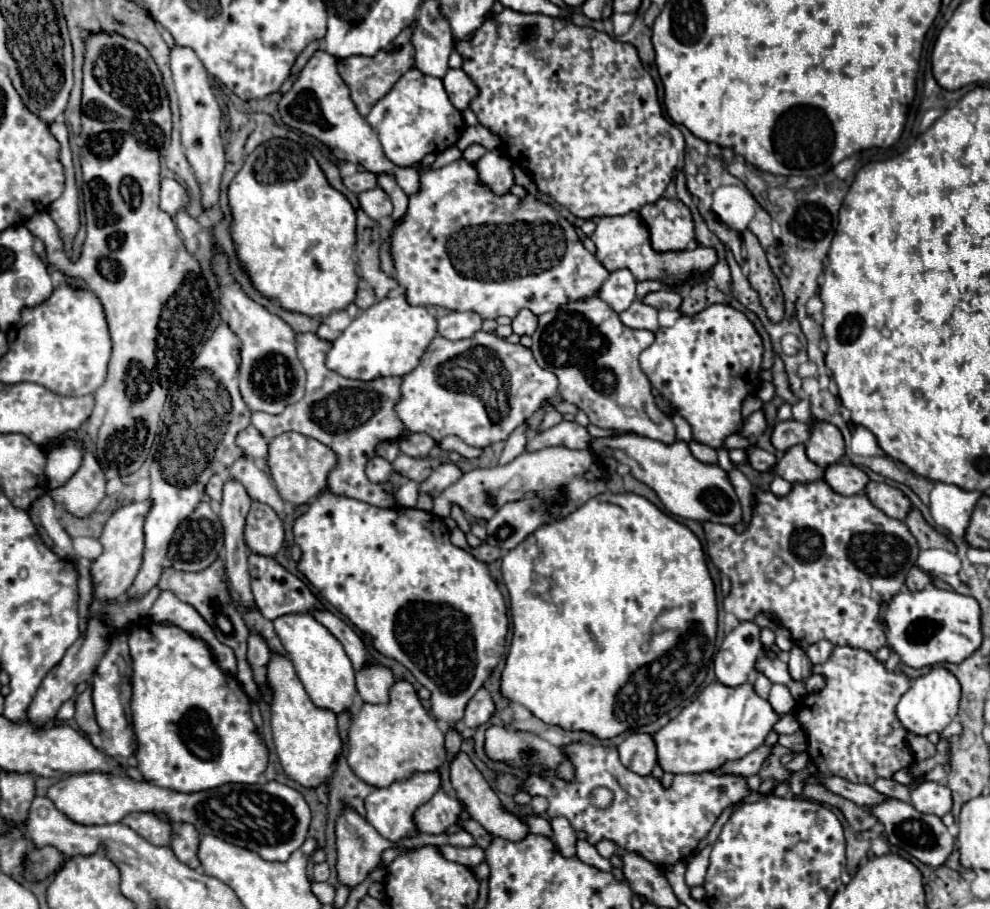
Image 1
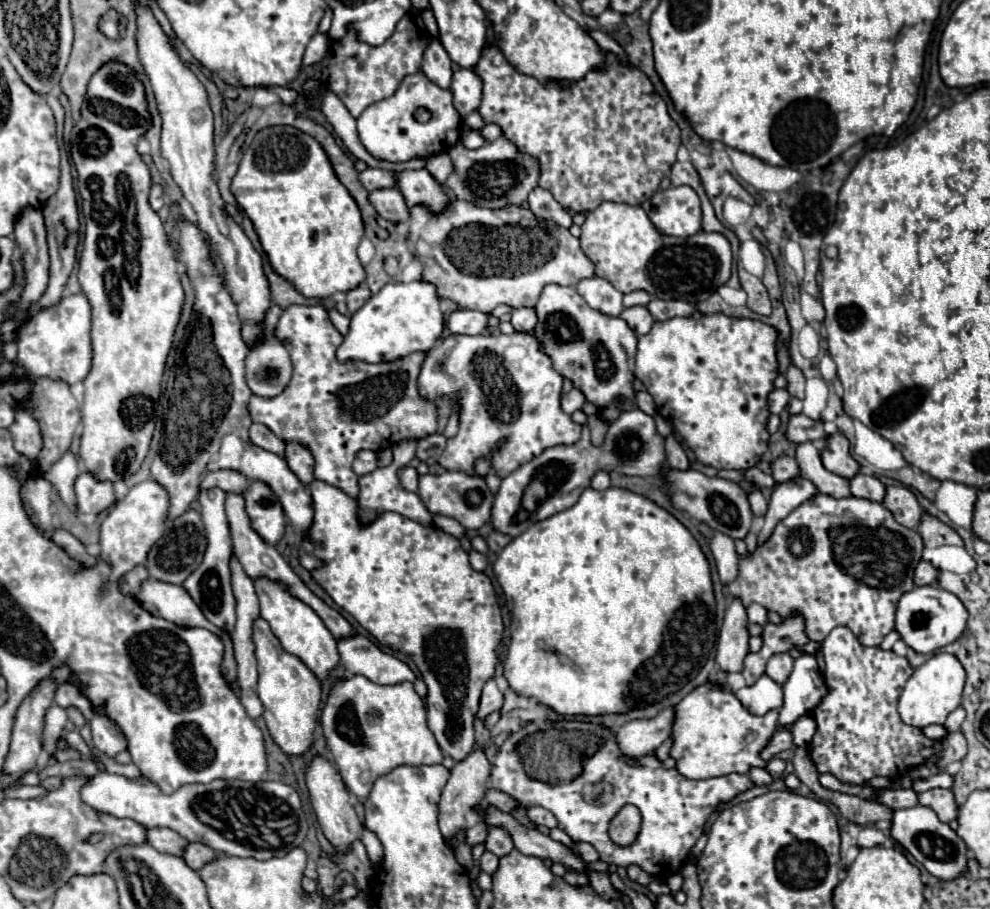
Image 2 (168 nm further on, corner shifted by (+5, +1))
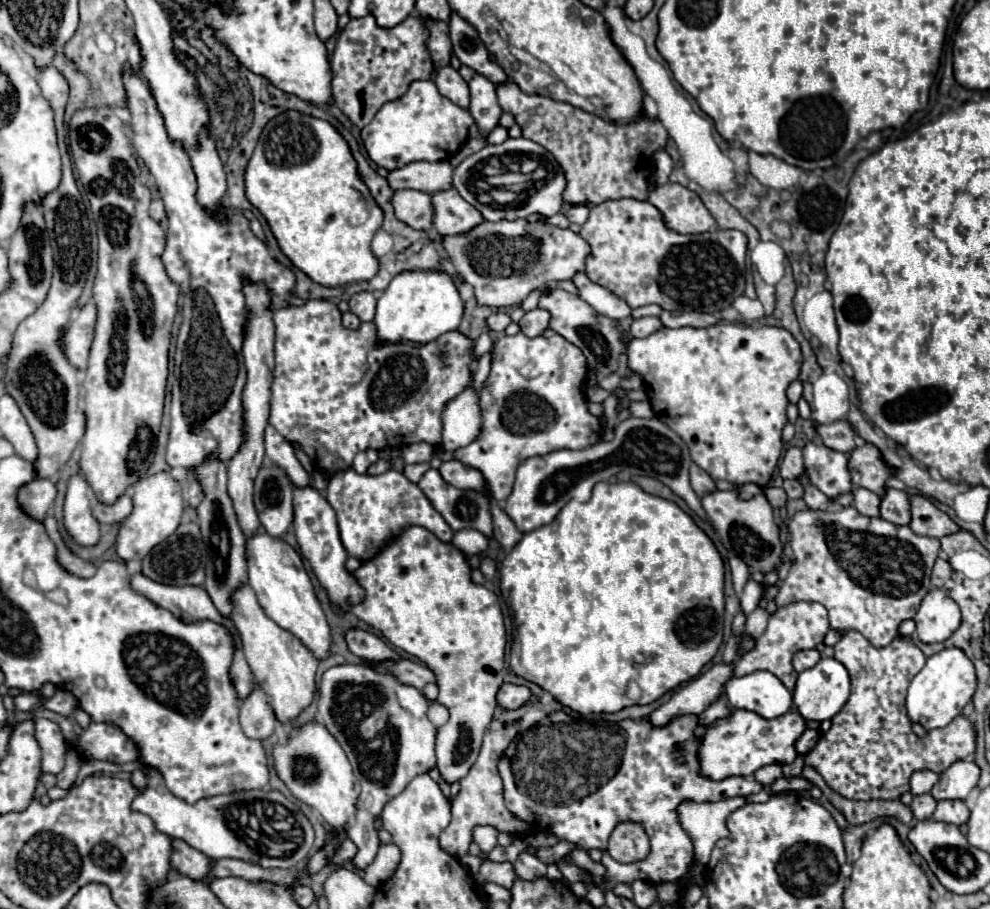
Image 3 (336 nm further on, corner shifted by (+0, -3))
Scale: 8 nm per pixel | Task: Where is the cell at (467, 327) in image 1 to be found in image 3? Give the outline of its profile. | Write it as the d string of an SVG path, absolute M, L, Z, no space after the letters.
M494 312L494 314L486 320L486 324L488 324L490 330L504 330L510 322L512 322L512 318L510 318L508 314L504 314L504 312Z

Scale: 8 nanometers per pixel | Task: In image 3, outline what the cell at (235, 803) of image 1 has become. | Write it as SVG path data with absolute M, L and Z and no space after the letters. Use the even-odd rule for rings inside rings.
M158 770L148 774L150 782L146 790L134 798L132 810L150 816L160 832L184 840L210 860L236 858L260 864L262 868L294 868L312 850L312 824L298 806L278 790L244 790L186 804L184 800L172 796ZM284 822L288 822L288 830L284 830Z

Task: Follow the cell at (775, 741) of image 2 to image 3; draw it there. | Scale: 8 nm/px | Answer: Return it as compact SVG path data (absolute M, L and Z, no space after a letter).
M806 730L802 736L800 736L800 740L796 742L796 750L800 752L800 754L806 754L806 752L810 752L814 746L816 746L816 742L822 738L822 732L820 730Z

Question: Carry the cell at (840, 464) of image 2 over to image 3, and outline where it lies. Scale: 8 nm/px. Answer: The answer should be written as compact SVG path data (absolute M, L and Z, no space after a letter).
M864 444L856 448L850 454L848 468L852 474L852 482L856 486L868 488L880 496L884 496L886 492L886 480L894 476L894 468L890 468L882 460L882 454L874 444Z

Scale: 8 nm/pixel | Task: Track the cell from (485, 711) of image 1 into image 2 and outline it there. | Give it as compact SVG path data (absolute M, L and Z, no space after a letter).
M489 680L485 686L483 686L483 694L481 694L481 700L479 700L479 710L477 710L477 718L485 718L487 714L491 712L497 712L501 708L501 692L497 688L497 684L493 680Z

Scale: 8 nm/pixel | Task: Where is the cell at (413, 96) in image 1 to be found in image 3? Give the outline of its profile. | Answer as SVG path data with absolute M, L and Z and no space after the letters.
M418 80L410 84L404 96L386 102L378 110L374 120L362 128L362 140L370 160L374 160L382 168L396 170L416 160L448 160L468 140L470 124L472 116L468 110L462 110L456 104L448 102L448 98L444 98L436 90L436 84L432 80Z

